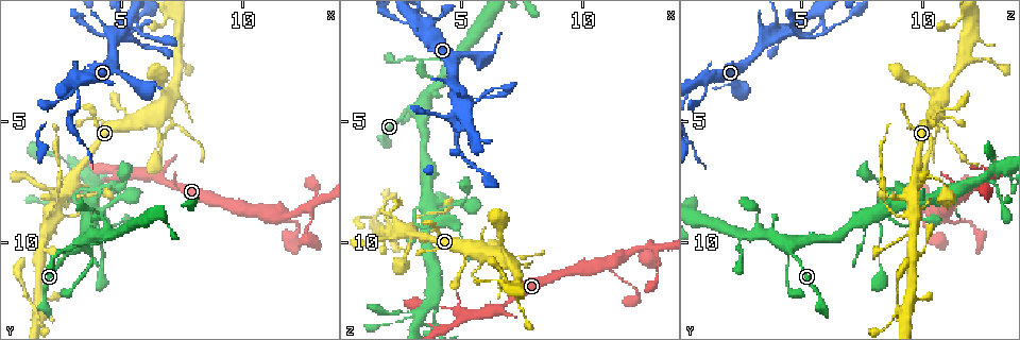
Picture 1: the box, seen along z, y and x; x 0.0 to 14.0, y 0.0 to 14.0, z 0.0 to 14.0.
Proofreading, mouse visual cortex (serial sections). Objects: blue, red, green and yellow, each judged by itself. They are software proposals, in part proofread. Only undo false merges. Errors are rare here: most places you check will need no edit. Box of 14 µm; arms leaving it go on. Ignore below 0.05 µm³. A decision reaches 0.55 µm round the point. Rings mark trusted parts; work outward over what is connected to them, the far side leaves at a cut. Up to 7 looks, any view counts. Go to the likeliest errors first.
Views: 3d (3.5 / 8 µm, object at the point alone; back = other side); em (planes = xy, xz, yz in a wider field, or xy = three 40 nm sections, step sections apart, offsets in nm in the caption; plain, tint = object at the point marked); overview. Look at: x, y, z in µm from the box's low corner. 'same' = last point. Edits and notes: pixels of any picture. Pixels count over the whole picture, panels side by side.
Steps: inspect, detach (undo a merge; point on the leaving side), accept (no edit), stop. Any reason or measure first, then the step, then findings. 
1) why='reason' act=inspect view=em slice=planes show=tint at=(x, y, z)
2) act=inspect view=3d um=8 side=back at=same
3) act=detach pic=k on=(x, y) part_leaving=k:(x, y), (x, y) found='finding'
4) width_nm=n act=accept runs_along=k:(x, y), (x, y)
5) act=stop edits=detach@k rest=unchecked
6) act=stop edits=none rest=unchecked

why='thin arm on a thick one' act=inspect view=3d um=3.5 at=(3.9, 8.6, 8.3)

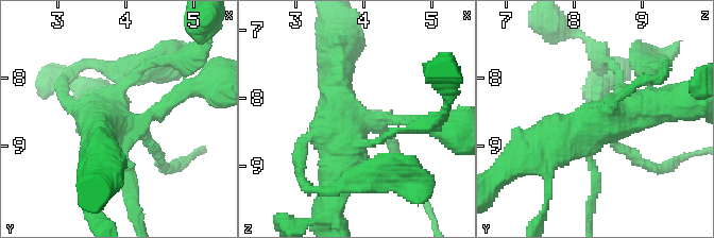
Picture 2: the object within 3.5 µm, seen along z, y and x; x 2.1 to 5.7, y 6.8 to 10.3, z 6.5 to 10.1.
act=inspect view=em slice=xy step=5 show=plain at=(3.95, 8.70, 8.30)

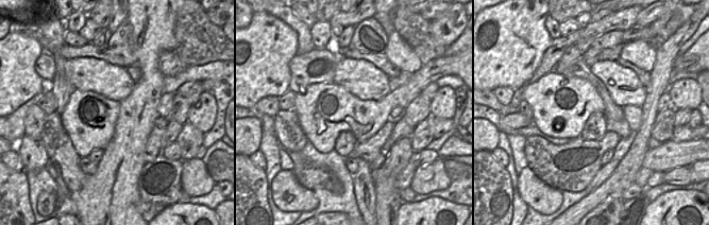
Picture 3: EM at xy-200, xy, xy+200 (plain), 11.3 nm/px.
act=inspect view=em slice=xy step=5 show=tint at=same

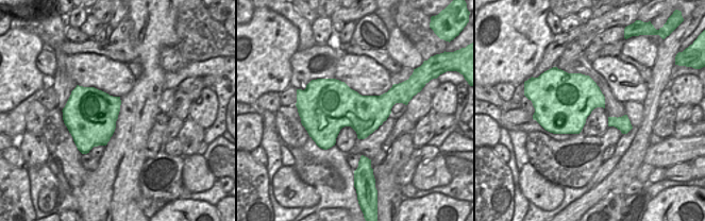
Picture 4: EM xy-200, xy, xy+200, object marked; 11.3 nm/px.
act=accept runs_along=2:(532, 152), (592, 123), (657, 103) found='continuous, no second cell'

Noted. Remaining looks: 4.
why='side arm on a straight run' act=inspect view=3d um=8 side=back at=(2.0, 8.8, 9.3)

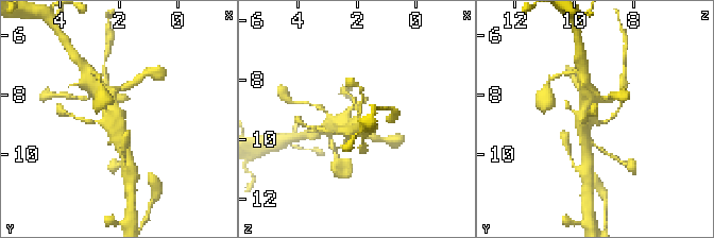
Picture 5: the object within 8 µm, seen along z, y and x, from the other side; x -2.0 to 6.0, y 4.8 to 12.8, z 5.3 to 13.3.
why='now the EM' act=inspect view=em slice=xy step=1 show=tint at=(2.0, 8.8, 9.4)

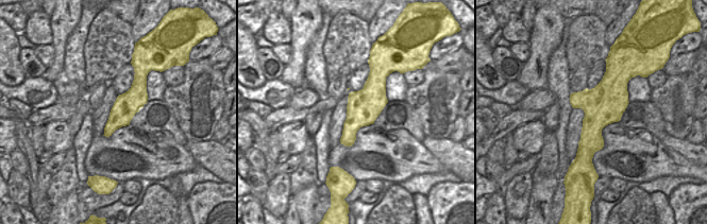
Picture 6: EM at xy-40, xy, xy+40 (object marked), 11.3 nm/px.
act=accept runs_along=5:(100, 91), (119, 123), (123, 148) found='continuous, no second cell'

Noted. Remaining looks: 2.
act=stop edits=none rest=unchecked

